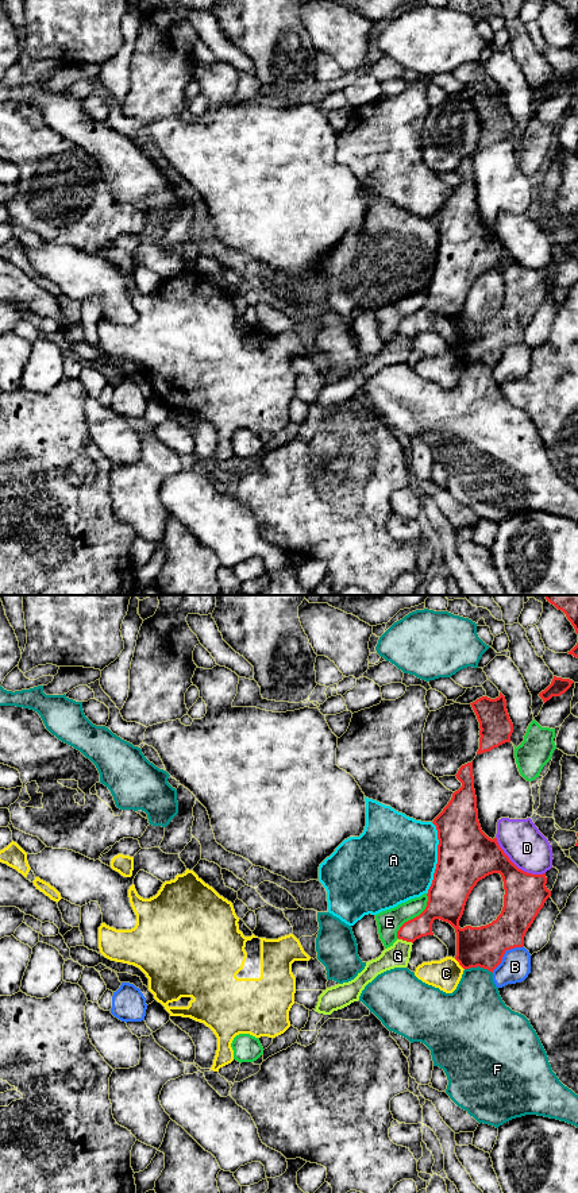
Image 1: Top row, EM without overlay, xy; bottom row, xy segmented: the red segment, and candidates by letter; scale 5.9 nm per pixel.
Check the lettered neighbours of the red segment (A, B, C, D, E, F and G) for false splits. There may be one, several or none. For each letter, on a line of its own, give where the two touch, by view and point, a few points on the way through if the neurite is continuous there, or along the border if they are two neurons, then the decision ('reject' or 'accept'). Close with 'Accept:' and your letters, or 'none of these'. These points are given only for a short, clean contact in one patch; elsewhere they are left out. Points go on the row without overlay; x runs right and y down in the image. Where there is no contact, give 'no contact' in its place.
A: meets red in xy at (438, 254); reject
B: meets red in xy at (504, 348); reject
C: meets red in xy at (459, 359); reject
D: meets red in xy at (515, 261); reject
E: meets red in xy at (413, 313); reject
F: meets red in xy at (478, 361); reject
G: meets red in xy at (405, 335); border along xy (399, 334), (412, 339); reject
Accept: none of these

